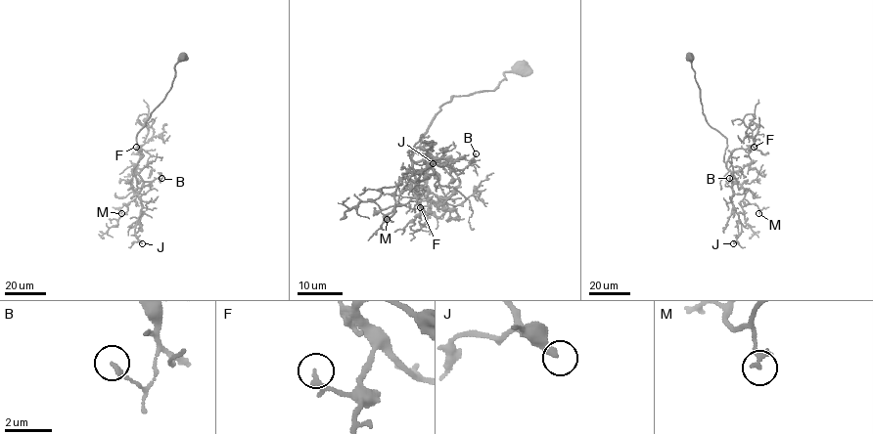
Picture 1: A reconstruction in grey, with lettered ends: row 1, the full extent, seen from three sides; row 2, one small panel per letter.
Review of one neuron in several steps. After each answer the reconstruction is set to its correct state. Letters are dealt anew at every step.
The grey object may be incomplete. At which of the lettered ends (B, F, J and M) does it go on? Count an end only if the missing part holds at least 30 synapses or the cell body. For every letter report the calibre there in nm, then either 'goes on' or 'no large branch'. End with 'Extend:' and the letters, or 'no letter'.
B: calibre 240 nm; no large branch
F: calibre 150 nm; no large branch
J: calibre 320 nm; goes on
M: calibre 200 nm; no large branch
Extend: J

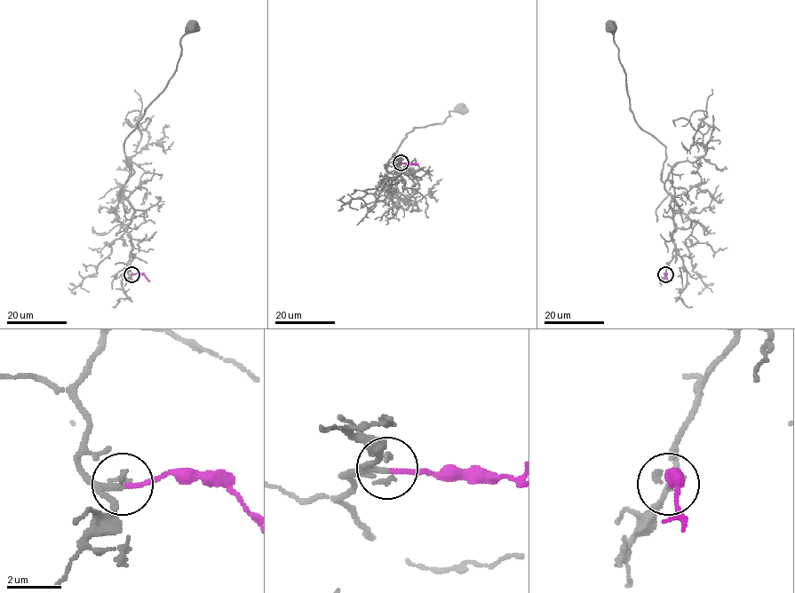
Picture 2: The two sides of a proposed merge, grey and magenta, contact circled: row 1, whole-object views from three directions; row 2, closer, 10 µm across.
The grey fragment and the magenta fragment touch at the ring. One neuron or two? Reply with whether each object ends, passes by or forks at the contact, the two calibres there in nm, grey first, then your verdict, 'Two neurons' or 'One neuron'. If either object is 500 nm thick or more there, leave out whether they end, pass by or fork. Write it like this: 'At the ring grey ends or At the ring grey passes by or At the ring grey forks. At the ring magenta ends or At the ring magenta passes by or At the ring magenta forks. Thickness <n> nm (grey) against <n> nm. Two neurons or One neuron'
At the ring grey passes by. At the ring magenta ends. Thickness 220 nm (grey) against 160 nm. One neuron

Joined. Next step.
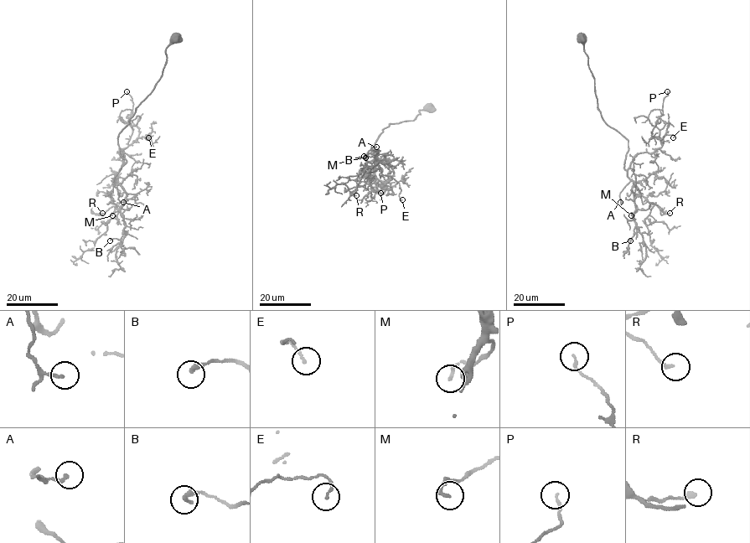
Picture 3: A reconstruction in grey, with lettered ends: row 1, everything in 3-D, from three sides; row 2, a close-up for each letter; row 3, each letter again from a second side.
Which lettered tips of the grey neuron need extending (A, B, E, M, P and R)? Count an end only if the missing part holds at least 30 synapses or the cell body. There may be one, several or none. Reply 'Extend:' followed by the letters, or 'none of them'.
Extend: none of them

